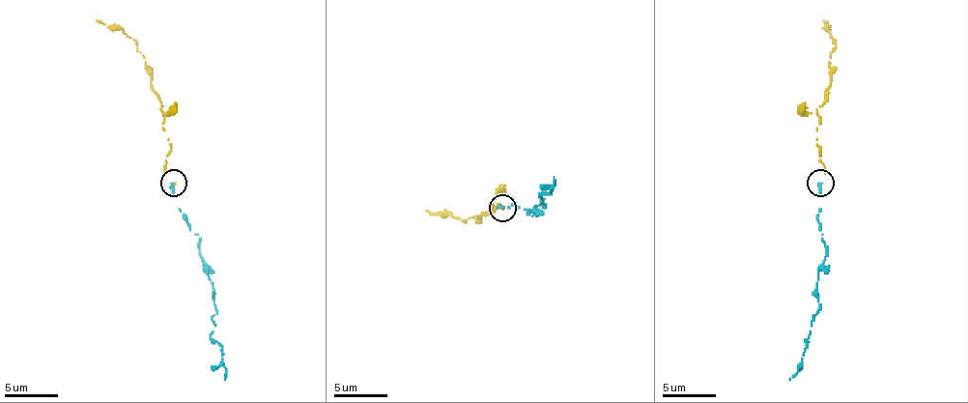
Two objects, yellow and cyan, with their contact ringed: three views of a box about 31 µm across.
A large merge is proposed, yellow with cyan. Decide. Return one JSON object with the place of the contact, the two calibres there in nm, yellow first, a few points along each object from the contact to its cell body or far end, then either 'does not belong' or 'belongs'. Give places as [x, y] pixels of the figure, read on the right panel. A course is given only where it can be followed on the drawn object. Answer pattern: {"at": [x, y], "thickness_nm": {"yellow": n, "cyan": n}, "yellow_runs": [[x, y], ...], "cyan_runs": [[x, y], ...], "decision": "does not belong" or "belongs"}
{"at": [820, 183], "thickness_nm": {"yellow": 150, "cyan": 320}, "yellow_runs": [[820, 184], [825, 173], [820, 154], [817, 111], [831, 84], [828, 65], [836, 43], [822, 19]], "cyan_runs": [[820, 184], [817, 218], [825, 253], [817, 291], [820, 310], [804, 348], [801, 366], [790, 380]], "decision": "belongs"}

